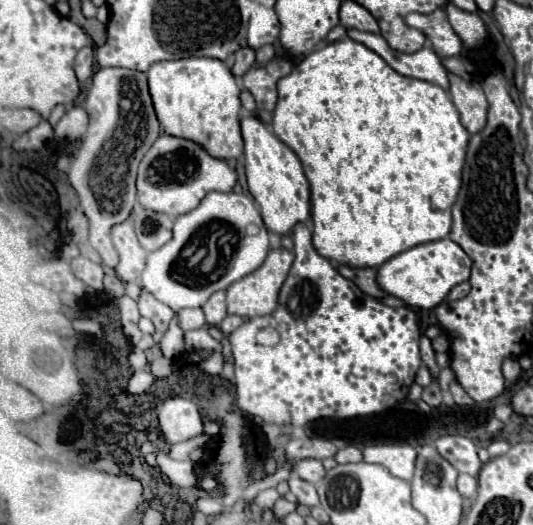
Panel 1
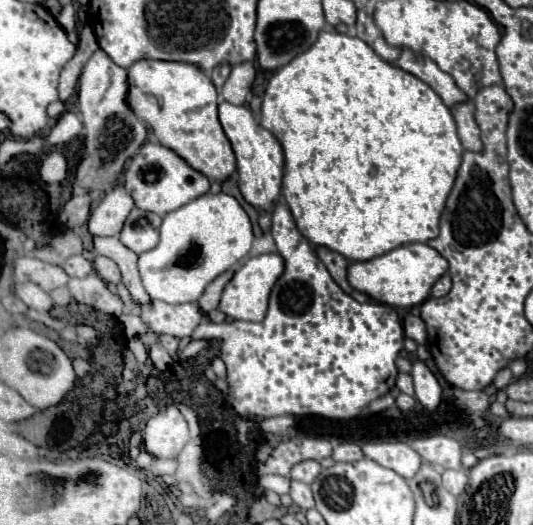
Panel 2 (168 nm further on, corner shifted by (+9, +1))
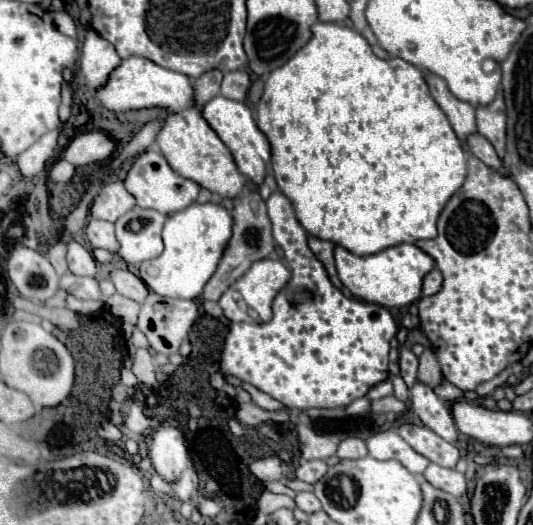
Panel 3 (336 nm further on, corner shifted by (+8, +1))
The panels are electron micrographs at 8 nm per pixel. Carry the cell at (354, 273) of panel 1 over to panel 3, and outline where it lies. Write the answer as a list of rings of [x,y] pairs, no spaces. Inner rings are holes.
[[[309,237],[307,243],[309,243],[309,249],[313,251],[313,255],[323,263],[323,267],[325,267],[331,283],[333,283],[337,289],[341,289],[343,285],[341,285],[341,281],[339,281],[339,277],[337,277],[335,263],[333,263],[333,243],[331,243],[331,241],[323,241],[323,239],[319,239],[319,237]]]

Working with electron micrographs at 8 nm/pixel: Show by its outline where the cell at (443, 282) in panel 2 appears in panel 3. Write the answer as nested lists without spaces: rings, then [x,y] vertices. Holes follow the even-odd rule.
[[[433,267],[425,279],[423,279],[423,295],[435,295],[439,289],[441,289],[441,283],[443,283],[443,277],[441,273]]]

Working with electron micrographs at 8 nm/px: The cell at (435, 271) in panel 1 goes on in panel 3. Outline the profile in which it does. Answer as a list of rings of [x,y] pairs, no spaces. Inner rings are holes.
[[[411,243],[395,245],[379,253],[359,257],[341,245],[335,245],[335,267],[341,283],[359,299],[383,307],[405,307],[421,297],[423,277],[433,269],[433,259]]]

